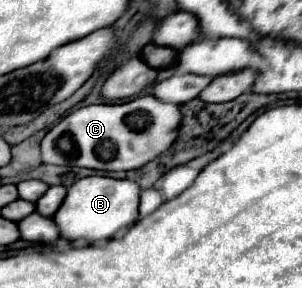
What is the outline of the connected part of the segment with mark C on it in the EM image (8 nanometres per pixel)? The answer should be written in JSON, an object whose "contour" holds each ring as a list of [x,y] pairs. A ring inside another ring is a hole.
{"contour":[[[151,95],[137,97],[121,105],[87,105],[67,117],[63,117],[41,141],[41,159],[43,163],[53,165],[71,165],[71,167],[89,167],[97,171],[129,171],[139,169],[147,161],[155,159],[177,137],[181,111],[179,105],[163,103]],[[141,131],[153,131],[153,141],[147,141],[147,151],[139,153],[133,145],[133,139]]]}

